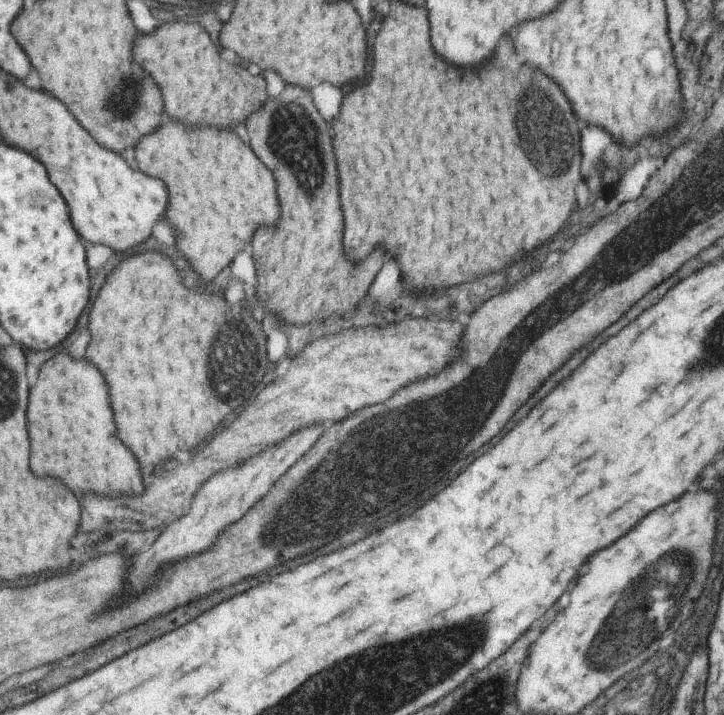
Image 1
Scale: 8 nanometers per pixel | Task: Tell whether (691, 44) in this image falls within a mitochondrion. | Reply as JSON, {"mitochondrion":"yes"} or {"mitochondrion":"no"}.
{"mitochondrion":"no"}

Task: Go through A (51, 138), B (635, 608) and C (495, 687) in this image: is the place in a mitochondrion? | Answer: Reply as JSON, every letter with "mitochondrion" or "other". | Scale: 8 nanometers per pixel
{"A":"other","B":"mitochondrion","C":"mitochondrion"}

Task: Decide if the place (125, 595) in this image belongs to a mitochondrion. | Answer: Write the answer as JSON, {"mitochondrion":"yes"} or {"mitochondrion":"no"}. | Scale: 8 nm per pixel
{"mitochondrion":"no"}

